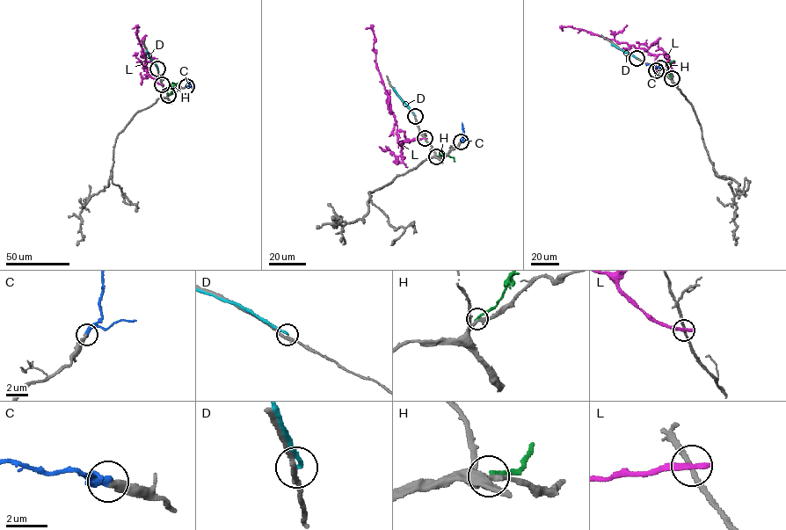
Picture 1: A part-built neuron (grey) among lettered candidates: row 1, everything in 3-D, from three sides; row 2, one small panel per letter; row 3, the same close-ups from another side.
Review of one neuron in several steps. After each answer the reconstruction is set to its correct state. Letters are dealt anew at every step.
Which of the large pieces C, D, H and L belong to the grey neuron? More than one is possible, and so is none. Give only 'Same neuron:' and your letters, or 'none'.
Same neuron: C

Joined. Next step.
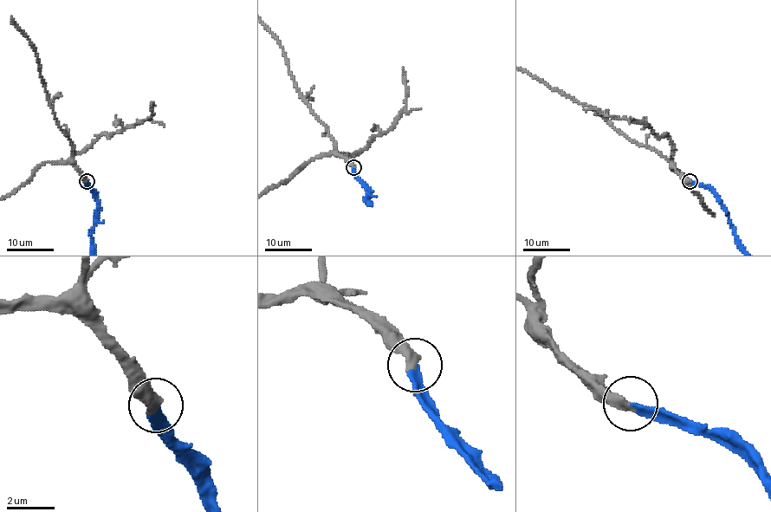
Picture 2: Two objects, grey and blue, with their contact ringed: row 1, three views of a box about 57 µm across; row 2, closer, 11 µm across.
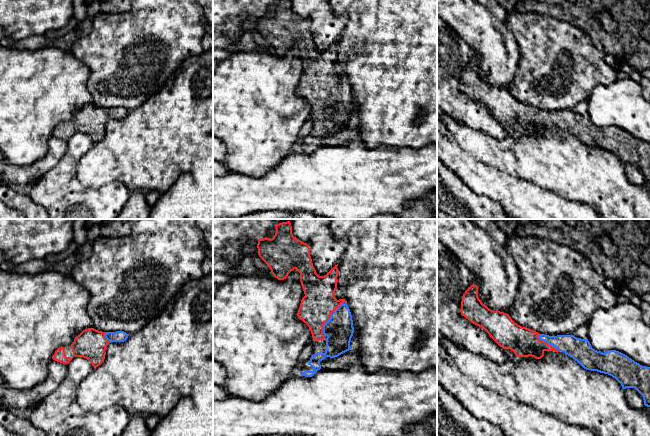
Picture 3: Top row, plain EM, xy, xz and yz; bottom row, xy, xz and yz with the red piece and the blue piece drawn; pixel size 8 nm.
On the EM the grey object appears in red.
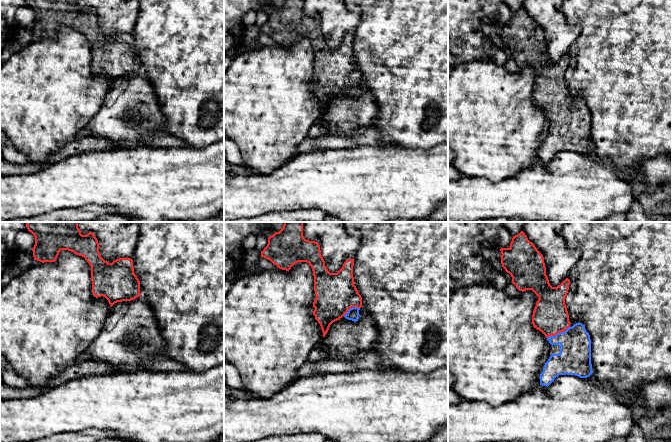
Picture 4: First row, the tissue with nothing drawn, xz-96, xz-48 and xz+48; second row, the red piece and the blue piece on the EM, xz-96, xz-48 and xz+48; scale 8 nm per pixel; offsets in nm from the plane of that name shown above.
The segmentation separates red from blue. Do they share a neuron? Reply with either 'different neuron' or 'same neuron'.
same neuron

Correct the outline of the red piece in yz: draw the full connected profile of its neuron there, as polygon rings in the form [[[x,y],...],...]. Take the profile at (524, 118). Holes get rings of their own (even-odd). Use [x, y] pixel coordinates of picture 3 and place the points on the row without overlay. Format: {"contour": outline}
{"contour": [[[475,60],[468,63],[462,72],[461,91],[483,104],[500,123],[512,126],[517,133],[531,132],[541,135],[545,127],[564,128],[584,145],[612,152],[623,165],[635,164],[642,171],[644,181],[650,183],[650,143],[640,141],[619,127],[607,126],[603,129],[593,125],[588,115],[577,114],[572,110],[549,112],[522,103],[515,99],[509,90],[491,86],[483,80],[478,73],[478,62]]]}

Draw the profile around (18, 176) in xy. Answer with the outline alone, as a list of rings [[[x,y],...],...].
[[[51,136],[47,153],[38,161],[28,166],[15,166],[0,160],[0,175],[3,181],[16,188],[30,185],[31,180],[41,177],[55,167],[67,150],[67,141]]]

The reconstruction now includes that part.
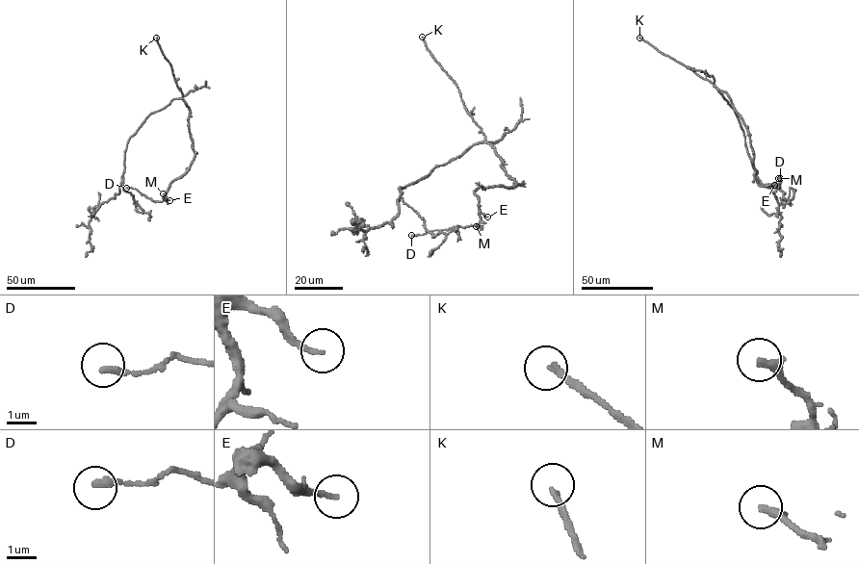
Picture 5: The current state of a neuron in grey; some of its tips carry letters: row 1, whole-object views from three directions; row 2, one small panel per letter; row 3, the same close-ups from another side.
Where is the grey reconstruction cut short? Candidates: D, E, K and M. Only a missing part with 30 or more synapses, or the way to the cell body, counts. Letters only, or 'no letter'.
K

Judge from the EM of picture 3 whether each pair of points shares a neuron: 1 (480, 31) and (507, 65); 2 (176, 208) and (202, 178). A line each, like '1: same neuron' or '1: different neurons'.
1: same neuron
2: same neuron

